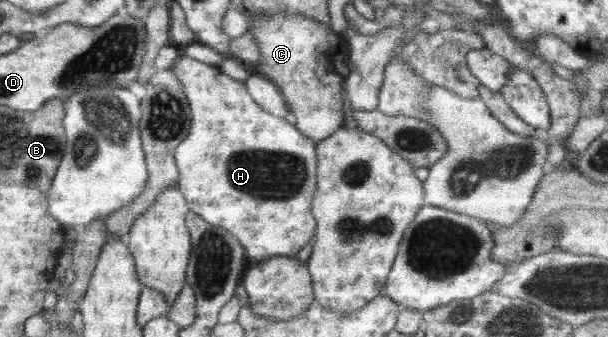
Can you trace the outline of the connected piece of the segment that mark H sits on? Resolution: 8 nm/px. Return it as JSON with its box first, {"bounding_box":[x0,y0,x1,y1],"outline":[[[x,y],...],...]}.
{"bounding_box":[172,55,317,262],"outline":[[[181,55],[177,57],[175,64],[172,66],[172,71],[176,77],[181,81],[183,90],[185,90],[185,97],[191,106],[191,121],[190,129],[187,136],[175,148],[175,160],[179,171],[178,179],[175,186],[181,191],[185,197],[189,210],[193,210],[195,214],[199,214],[203,220],[207,220],[213,226],[221,226],[225,230],[231,232],[231,236],[243,245],[246,252],[247,260],[249,262],[260,261],[272,256],[288,256],[295,257],[296,254],[305,246],[315,235],[315,222],[313,213],[311,212],[312,198],[314,197],[317,188],[317,157],[316,157],[316,143],[308,136],[303,136],[299,129],[284,118],[275,116],[269,112],[261,109],[247,92],[247,87],[244,81],[233,80],[227,76],[219,66],[213,66],[199,62],[189,56]]]}

